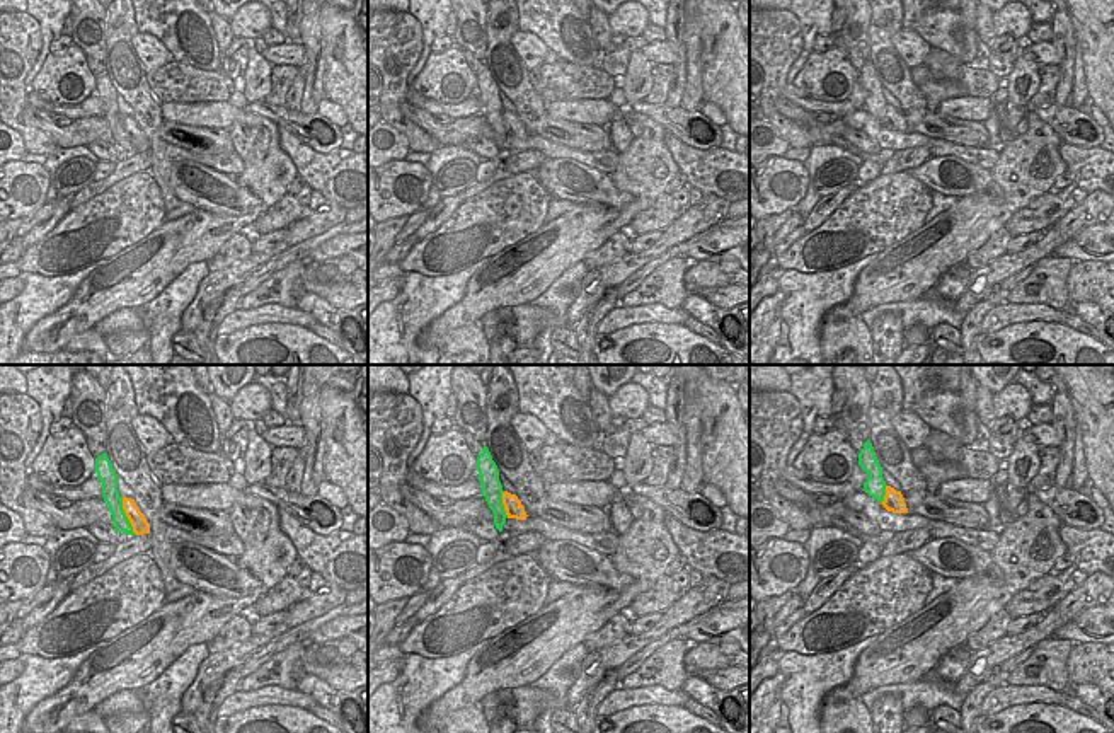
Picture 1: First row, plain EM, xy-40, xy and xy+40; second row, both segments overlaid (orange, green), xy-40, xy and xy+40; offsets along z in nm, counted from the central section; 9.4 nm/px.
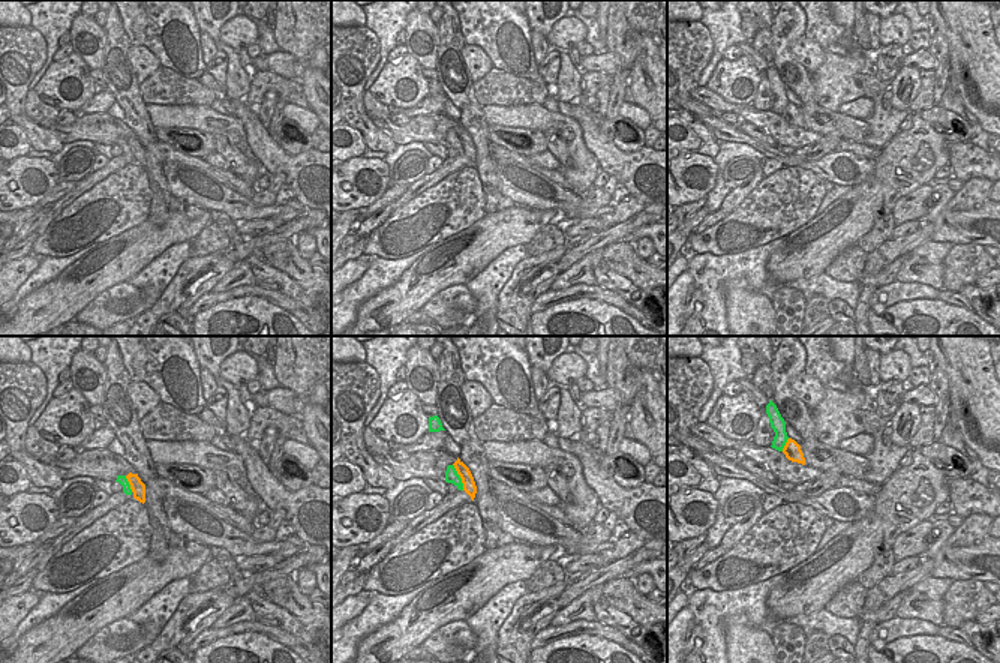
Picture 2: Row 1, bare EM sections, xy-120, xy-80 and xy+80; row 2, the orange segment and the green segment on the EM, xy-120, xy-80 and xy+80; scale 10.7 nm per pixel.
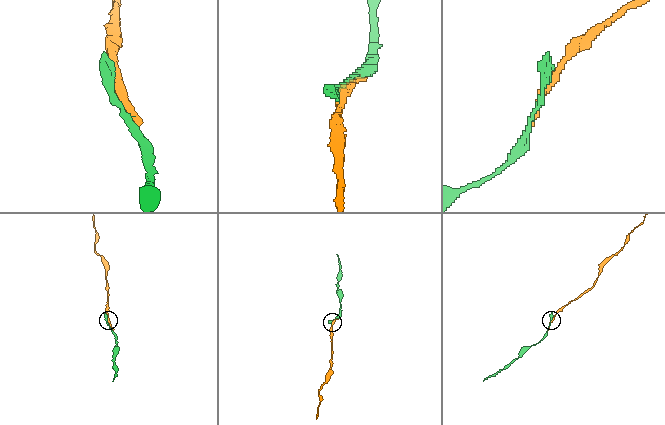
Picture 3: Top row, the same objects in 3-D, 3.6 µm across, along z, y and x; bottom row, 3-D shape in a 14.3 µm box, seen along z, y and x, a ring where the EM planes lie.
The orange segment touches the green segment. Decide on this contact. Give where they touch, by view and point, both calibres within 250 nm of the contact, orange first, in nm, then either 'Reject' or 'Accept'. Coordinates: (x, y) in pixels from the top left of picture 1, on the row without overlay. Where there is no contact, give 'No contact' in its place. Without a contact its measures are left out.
Touches orange at xy-40 (126, 133). Thickness 160 nm (orange) against 160 nm. Accept

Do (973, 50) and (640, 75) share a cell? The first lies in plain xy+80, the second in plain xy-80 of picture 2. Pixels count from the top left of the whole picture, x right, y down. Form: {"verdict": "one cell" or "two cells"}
{"verdict": "one cell"}

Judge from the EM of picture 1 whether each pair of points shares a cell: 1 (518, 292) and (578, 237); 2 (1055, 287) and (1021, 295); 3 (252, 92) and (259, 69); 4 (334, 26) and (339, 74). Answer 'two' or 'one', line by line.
1: one
2: one
3: one
4: one

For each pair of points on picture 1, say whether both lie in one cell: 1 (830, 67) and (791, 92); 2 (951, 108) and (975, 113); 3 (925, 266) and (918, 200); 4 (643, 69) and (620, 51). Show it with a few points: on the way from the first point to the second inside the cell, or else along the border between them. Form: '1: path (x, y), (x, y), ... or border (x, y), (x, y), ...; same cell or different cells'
1: border (791, 84), (816, 99), (835, 103); different cells
2: path (956, 108), (970, 108); same cell
3: border (924, 222), (888, 248); different cells
4: border (632, 41), (627, 70), (619, 79); different cells

